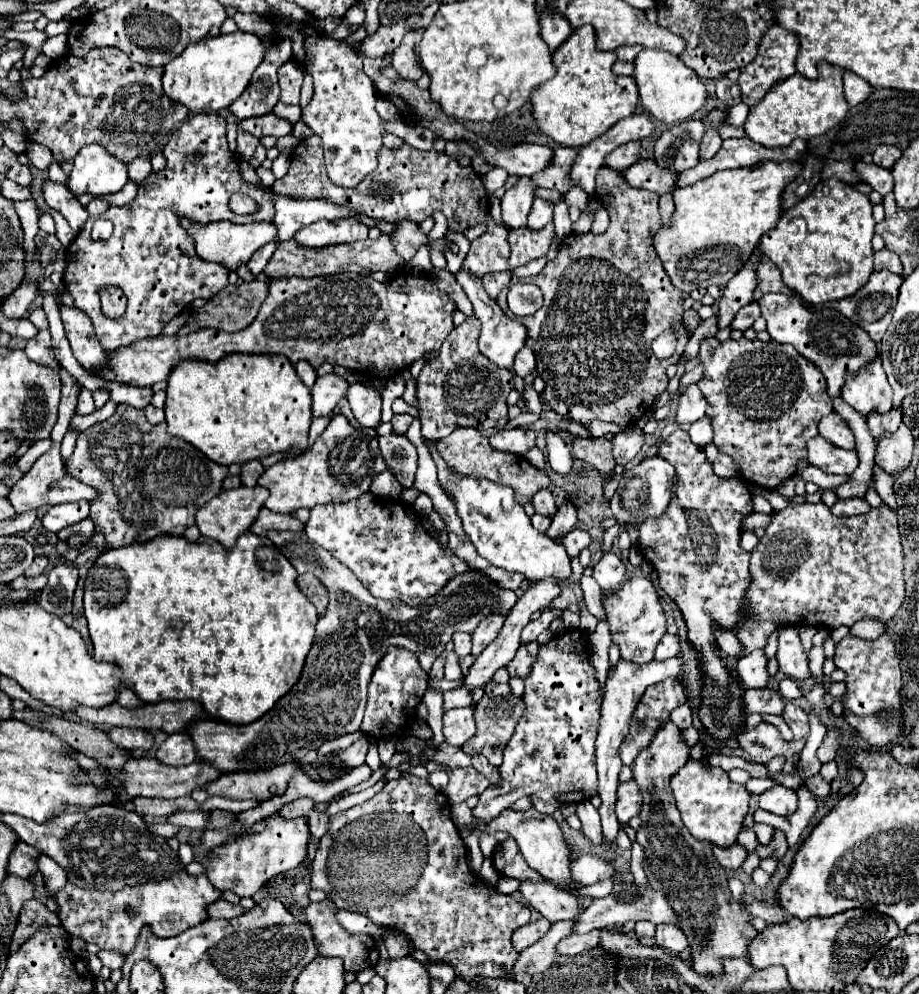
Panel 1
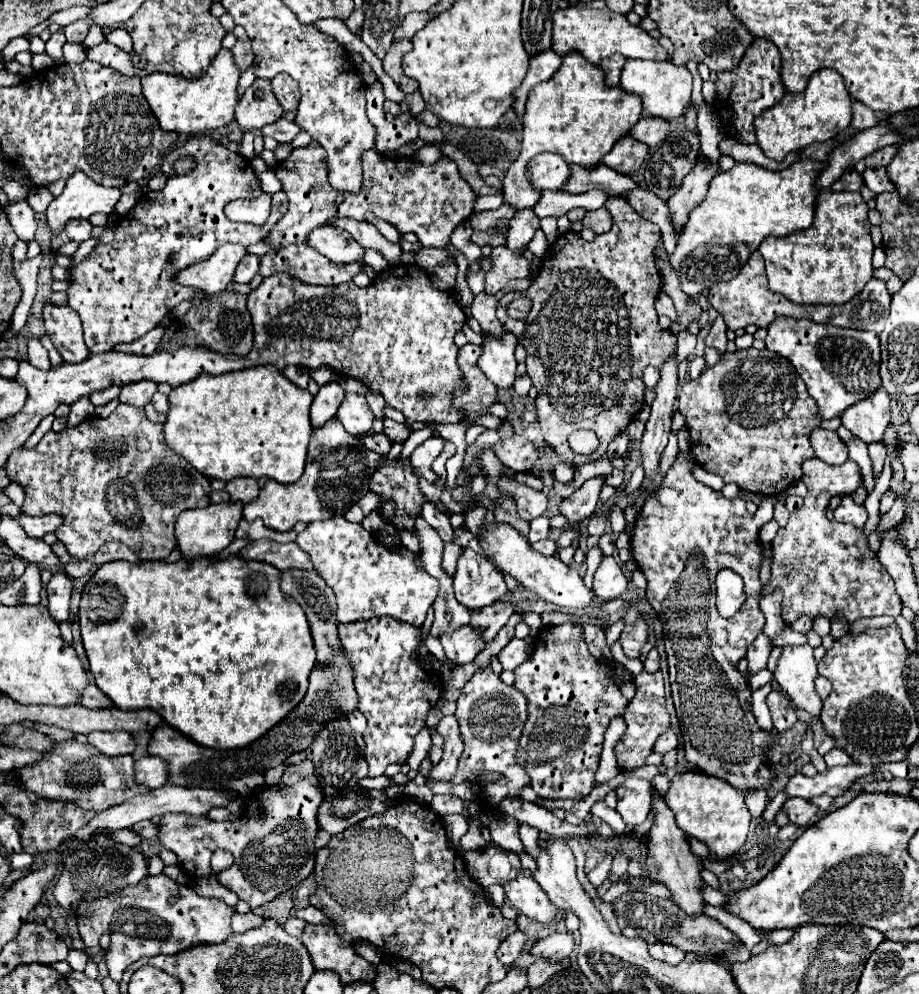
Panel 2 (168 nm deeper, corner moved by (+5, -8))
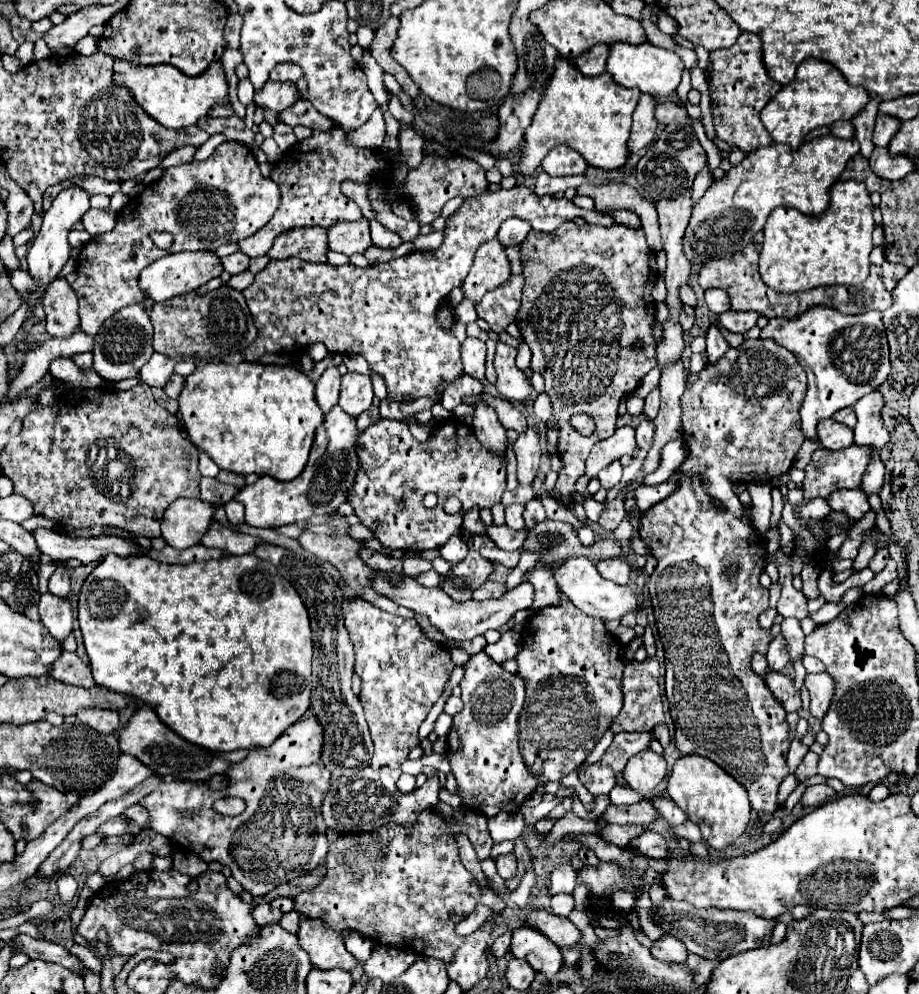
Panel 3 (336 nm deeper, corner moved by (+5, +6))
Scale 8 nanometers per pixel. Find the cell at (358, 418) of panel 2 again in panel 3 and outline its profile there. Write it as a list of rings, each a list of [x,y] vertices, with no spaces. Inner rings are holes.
[[[346,373],[342,377],[342,391],[340,391],[340,407],[352,415],[358,417],[364,409],[372,405],[372,381],[368,375],[360,373]]]

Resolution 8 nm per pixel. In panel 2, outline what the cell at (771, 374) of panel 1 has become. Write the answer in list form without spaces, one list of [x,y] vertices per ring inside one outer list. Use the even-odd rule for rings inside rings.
[[[744,349],[724,353],[720,363],[706,367],[696,381],[682,387],[678,397],[678,409],[688,417],[688,431],[692,443],[692,455],[706,471],[716,473],[724,483],[736,483],[742,489],[760,495],[776,495],[800,481],[802,463],[814,457],[810,447],[810,433],[820,427],[822,417],[816,401],[808,395],[806,383],[800,379],[792,363],[782,355],[774,355],[768,349]]]

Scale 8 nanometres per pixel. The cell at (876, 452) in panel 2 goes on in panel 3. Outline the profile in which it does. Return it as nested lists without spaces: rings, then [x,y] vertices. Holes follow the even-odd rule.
[[[872,451],[872,461],[866,467],[866,473],[862,477],[862,491],[866,495],[878,495],[880,489],[884,485],[884,465],[880,461],[880,455],[876,451]]]

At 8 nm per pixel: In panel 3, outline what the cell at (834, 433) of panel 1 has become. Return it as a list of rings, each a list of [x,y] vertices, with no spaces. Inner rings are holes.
[[[824,419],[818,425],[818,439],[820,439],[822,447],[840,451],[840,449],[852,445],[852,429],[834,419]]]

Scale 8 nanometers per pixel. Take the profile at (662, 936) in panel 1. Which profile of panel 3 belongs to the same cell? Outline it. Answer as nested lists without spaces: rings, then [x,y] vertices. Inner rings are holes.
[[[676,937],[658,939],[650,949],[650,953],[654,959],[666,961],[666,963],[686,963],[686,957],[688,957],[686,945]]]

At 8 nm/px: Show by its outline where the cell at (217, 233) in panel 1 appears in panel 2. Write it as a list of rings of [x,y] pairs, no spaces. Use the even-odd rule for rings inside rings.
[[[224,243],[206,261],[194,263],[188,269],[184,269],[180,277],[176,277],[176,281],[190,285],[190,287],[198,287],[204,293],[214,295],[226,289],[226,285],[232,281],[234,271],[244,255],[248,255],[244,245]]]

